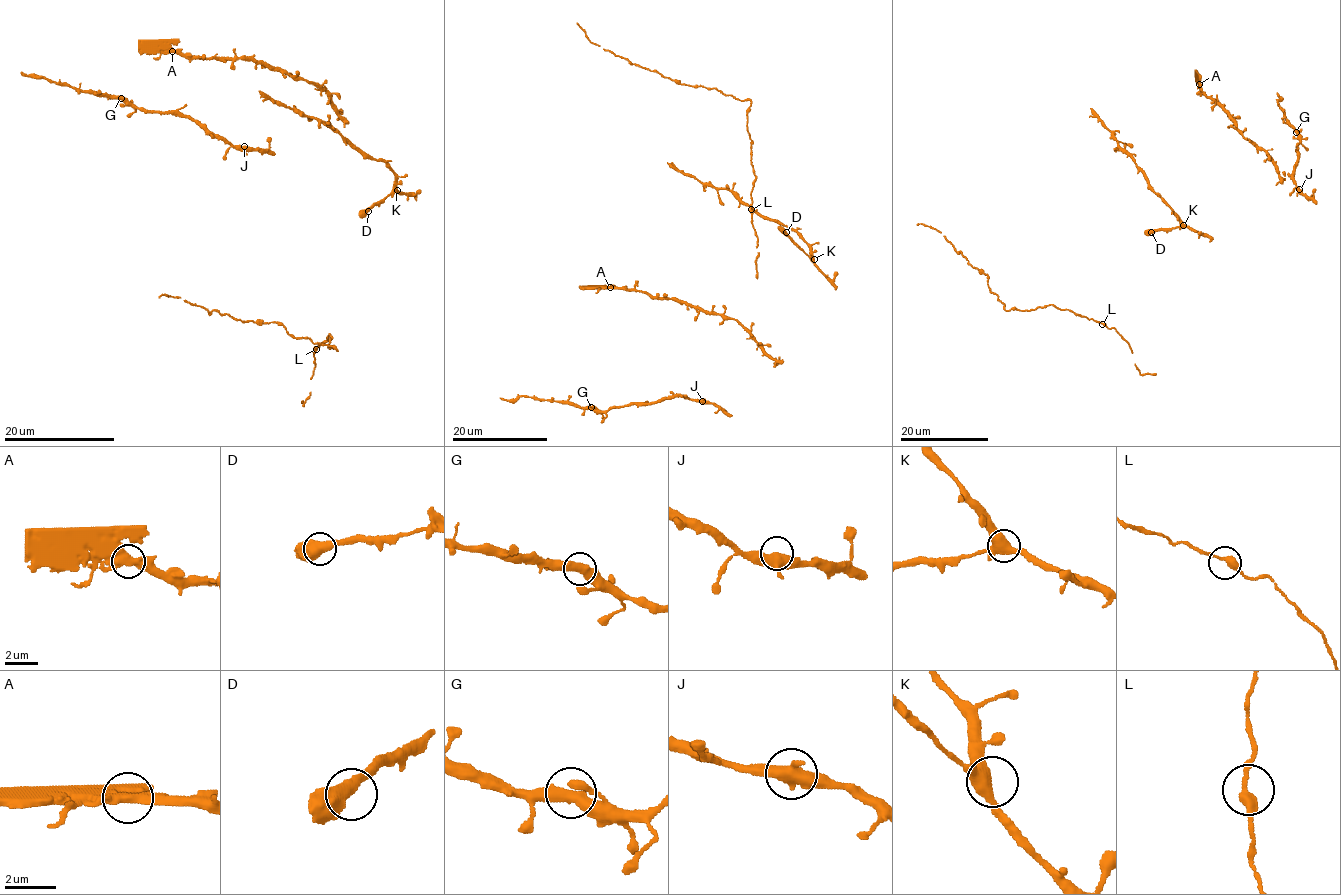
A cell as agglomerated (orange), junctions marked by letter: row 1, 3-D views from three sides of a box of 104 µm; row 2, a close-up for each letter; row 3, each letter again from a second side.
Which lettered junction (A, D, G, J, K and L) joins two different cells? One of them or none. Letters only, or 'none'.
A

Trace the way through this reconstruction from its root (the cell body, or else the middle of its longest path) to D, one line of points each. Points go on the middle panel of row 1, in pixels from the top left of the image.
D: (804, 252), (786, 232)

